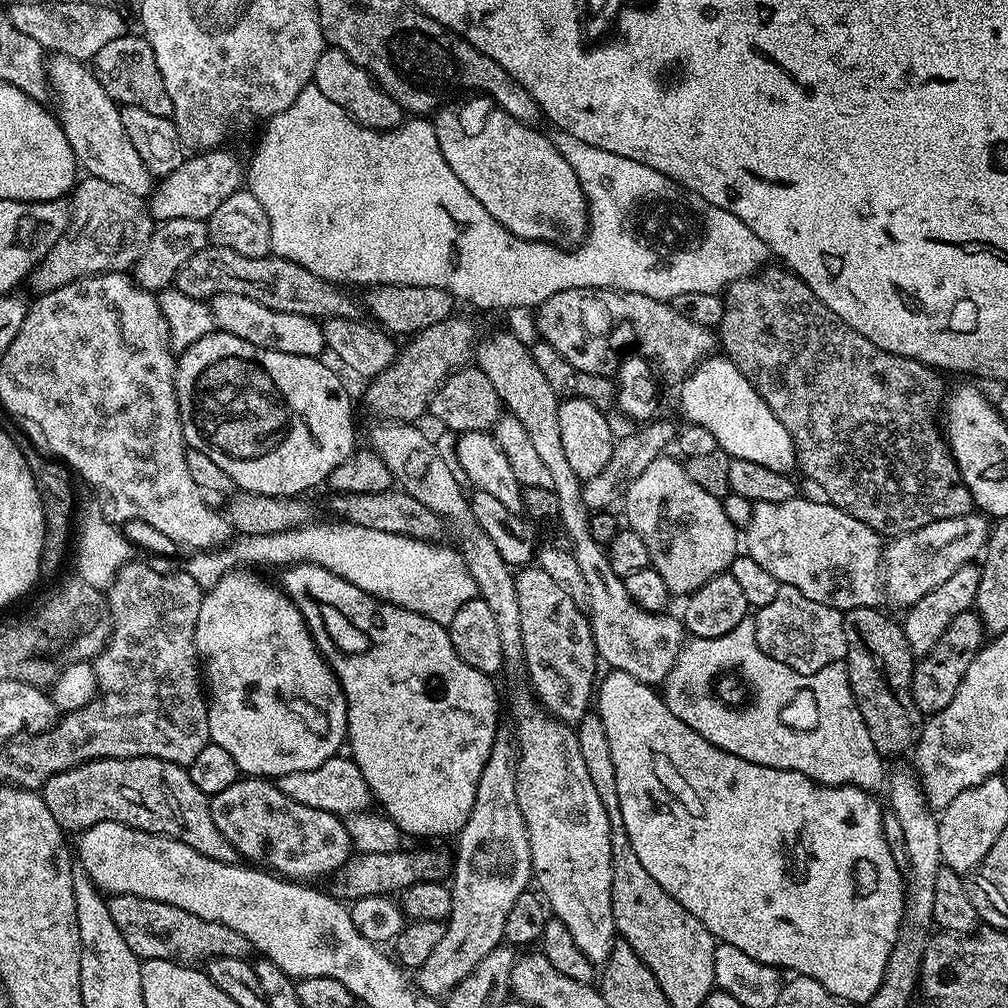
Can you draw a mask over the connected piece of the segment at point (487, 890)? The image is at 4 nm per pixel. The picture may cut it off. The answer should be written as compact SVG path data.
M504 727L496 729L490 758L486 766L482 766L482 778L478 778L478 794L474 794L474 810L470 810L466 826L462 826L462 830L455 837L454 863L450 873L452 912L444 924L444 933L442 939L438 941L438 946L434 946L430 958L426 958L426 962L422 962L422 966L414 972L415 987L426 996L447 997L452 988L458 986L458 982L462 982L476 971L478 962L482 962L482 958L486 958L490 950L501 947L506 930L506 914L510 914L518 894L529 891L534 880L530 838L526 834L522 810L518 810L516 793L516 764L520 761L520 748L516 744L515 731L511 727Z

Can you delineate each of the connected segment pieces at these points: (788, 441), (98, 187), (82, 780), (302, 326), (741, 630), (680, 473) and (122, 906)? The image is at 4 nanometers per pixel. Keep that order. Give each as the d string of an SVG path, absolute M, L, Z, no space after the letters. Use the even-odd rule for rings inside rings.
M713 354L700 361L696 369L682 381L680 408L689 424L706 426L714 434L716 446L734 460L758 462L769 470L788 474L797 467L796 447L782 422L774 418L774 410L750 386L750 382L723 354Z
M85 175L71 193L68 225L62 238L58 238L46 258L42 258L42 262L32 269L30 285L32 284L33 293L53 292L75 280L85 280L87 276L101 276L107 272L127 273L146 250L153 231L154 217L149 205L141 197L130 194L130 190L122 190L122 186L102 182L102 178Z
M149 756L125 760L91 760L62 774L54 774L44 783L42 795L50 814L54 814L54 822L58 822L65 833L79 834L90 826L98 826L98 822L118 822L143 832L152 832L155 836L169 836L172 840L190 846L190 850L198 850L198 854L206 858L214 858L227 864L237 863L234 846L230 846L230 842L222 838L222 830L214 826L209 796L198 790L194 782L190 782L187 767L174 762Z
M220 292L217 296L211 297L210 307L213 322L219 331L234 334L259 348L278 350L282 354L314 357L319 357L325 351L324 330L319 319L262 306L262 302L246 298L246 294Z
M751 615L744 616L742 622L738 622L738 626L730 630L730 634L722 634L722 638L689 639L681 648L672 673L664 679L662 695L665 706L679 720L702 734L706 742L734 754L737 758L746 758L747 763L754 762L758 766L797 772L817 785L829 788L840 788L843 784L849 784L852 788L876 794L879 793L879 788L881 791L885 787L886 760L874 746L870 730L866 730L866 722L858 710L850 686L847 663L822 666L822 670L814 674L798 674L798 670L790 670L790 666L774 662L770 654L760 649L756 637L756 621ZM725 674L735 674L746 685L750 698L752 694L752 705L749 708L729 706L713 695L714 685Z
M668 454L658 457L634 478L622 497L622 516L628 519L627 527L646 542L650 566L662 574L669 594L687 598L710 582L710 578L731 569L738 555L738 530L726 518L722 501L701 490L686 474L683 463L670 457Z
M113 895L107 903L122 937L141 961L174 960L185 966L196 966L216 956L238 958L249 955L249 942L238 934L238 930L230 930L230 926L222 922L198 918L198 914L190 914L190 910L178 910L178 906L137 896Z

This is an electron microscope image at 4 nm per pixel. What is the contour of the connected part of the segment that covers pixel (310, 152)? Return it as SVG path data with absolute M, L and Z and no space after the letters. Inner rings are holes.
M310 83L304 87L302 94L298 94L298 98L294 98L294 102L290 106L286 106L286 110L282 110L282 114L278 114L273 120L267 121L264 130L264 137L261 138L260 145L257 146L256 153L252 156L252 165L249 163L246 168L246 184L254 194L254 198L258 198L258 202L262 202L262 208L266 211L266 216L270 221L272 252L287 260L298 262L298 266L310 270L310 274L314 274L318 278L329 280L331 284L341 286L348 284L364 284L363 286L375 286L377 284L438 286L438 290L446 290L457 301L469 300L476 308L529 308L529 310L532 310L542 302L546 302L546 298L550 298L562 290L574 290L575 288L614 288L618 292L637 292L638 294L646 294L650 298L665 302L671 302L678 294L720 294L727 289L729 284L733 284L735 280L741 280L747 276L755 276L770 260L769 250L762 242L762 238L758 238L758 234L754 234L754 230L750 230L750 226L746 226L746 222L742 222L742 218L734 218L734 214L730 214L730 210L722 210L718 206L706 202L706 198L702 198L693 192L685 191L685 189L675 184L670 178L666 178L666 174L658 174L658 170L654 170L642 162L634 162L634 158L622 158L622 154L610 154L610 150L598 150L598 146L590 146L586 142L582 142L582 138L574 138L574 134L570 134L569 132L553 131L554 134L551 133L550 139L553 146L558 150L558 154L562 154L562 158L566 158L566 162L570 162L570 170L574 170L574 174L578 174L578 182L582 186L584 197L588 203L588 235L584 237L579 246L573 247L571 250L565 250L563 247L555 244L541 244L531 240L510 238L510 233L506 230L506 226L502 226L493 216L486 214L486 206L482 206L482 202L478 202L478 198L474 198L474 194L470 194L470 190L466 190L466 186L462 186L462 181L458 179L458 174L454 174L454 170L450 170L446 158L442 158L442 150L438 146L438 138L436 137L436 126L431 119L408 118L401 123L400 127L393 128L391 132L376 132L373 128L367 128L366 126L362 126L357 120L352 120L350 114L346 114L346 110L342 110L342 106L336 105L335 102L330 102L330 98L326 98L326 94L322 94L322 90L318 90L316 84Z

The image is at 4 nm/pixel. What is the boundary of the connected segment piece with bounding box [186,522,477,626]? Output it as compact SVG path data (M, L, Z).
M313 522L304 525L303 528L265 536L237 535L231 543L219 550L189 555L186 571L196 579L202 590L207 590L217 585L225 574L233 571L237 566L313 564L322 566L322 570L330 570L330 574L338 574L338 578L346 578L350 586L358 586L358 590L370 594L378 601L396 604L414 614L422 614L430 618L430 622L445 626L454 622L454 614L458 614L458 610L462 610L466 602L477 599L474 578L470 578L470 570L466 566L464 557L455 547L443 548L444 544L440 542L416 540L414 537L399 536L396 533L386 534L386 530L366 530L362 526L347 522L332 523L336 524Z

